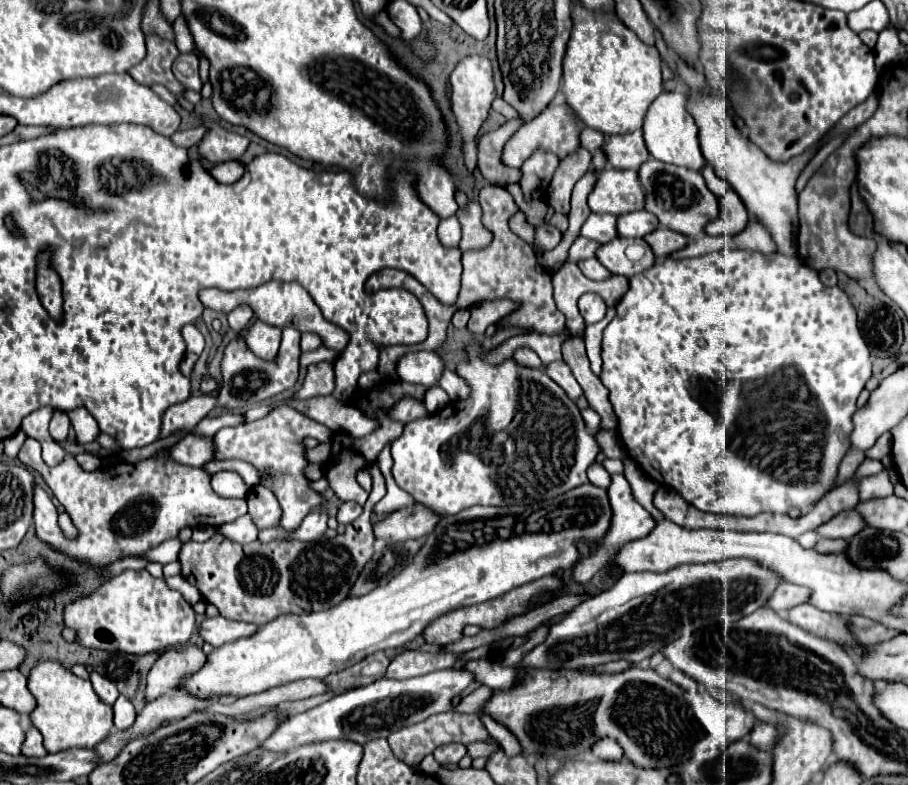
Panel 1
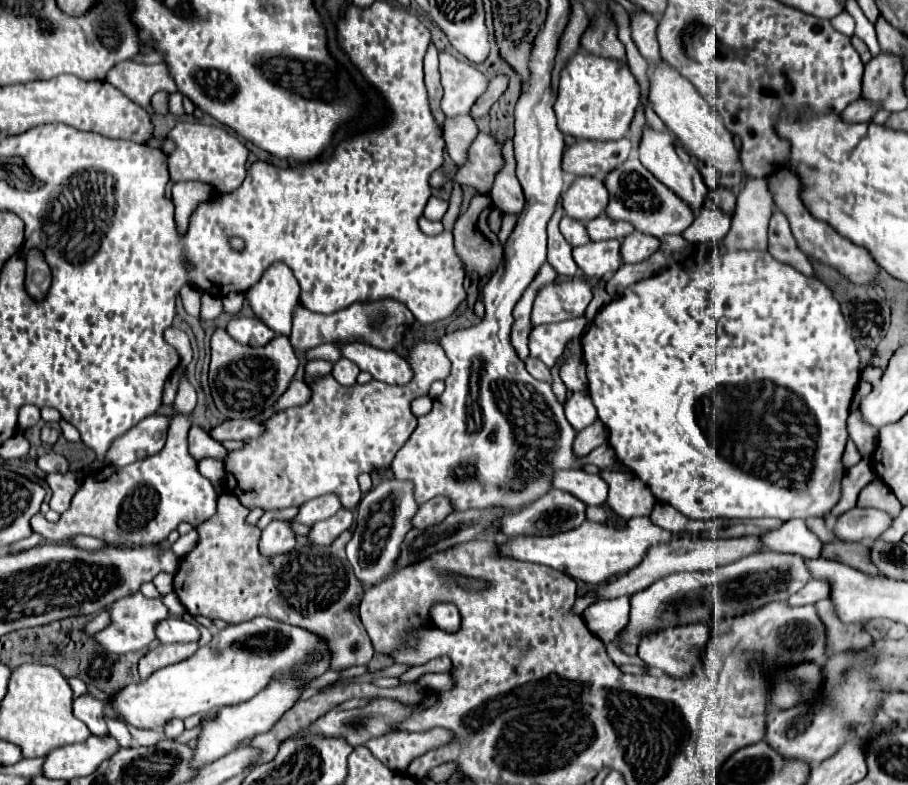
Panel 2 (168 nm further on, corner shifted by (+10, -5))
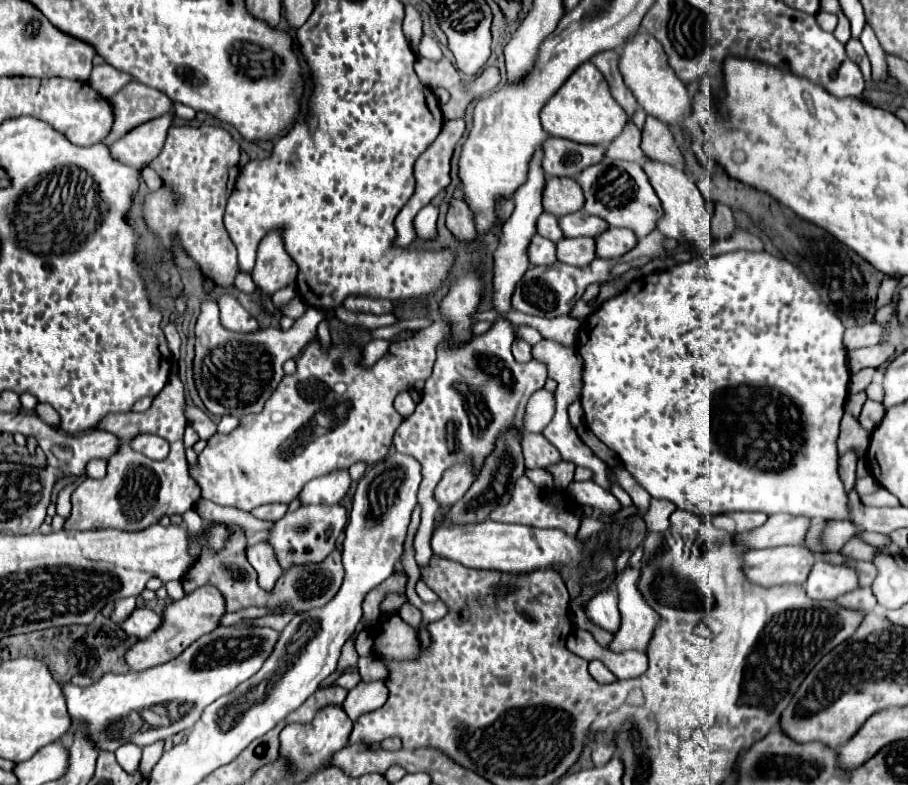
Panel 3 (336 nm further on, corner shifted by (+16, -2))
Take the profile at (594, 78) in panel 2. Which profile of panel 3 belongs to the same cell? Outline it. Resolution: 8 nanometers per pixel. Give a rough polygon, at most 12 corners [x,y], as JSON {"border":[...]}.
{"border":[[590,61],[544,105],[552,137],[606,147],[628,117]]}

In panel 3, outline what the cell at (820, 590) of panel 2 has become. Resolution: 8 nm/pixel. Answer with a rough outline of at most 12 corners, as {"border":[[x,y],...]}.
{"border":[[818,559],[806,579],[810,599],[858,589],[852,565]]}

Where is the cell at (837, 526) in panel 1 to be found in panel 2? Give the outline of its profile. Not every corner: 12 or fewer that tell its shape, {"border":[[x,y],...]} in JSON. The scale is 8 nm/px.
{"border":[[852,508],[834,524],[844,542],[876,540],[892,518],[874,508]]}

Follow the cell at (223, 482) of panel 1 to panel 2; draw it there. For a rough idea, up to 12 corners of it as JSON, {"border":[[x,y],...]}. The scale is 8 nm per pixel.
{"border":[[204,458],[200,474],[224,488],[224,462]]}

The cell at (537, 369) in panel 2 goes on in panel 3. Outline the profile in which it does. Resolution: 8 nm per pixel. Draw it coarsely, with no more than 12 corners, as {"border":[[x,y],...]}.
{"border":[[514,339],[512,353],[516,361],[532,359],[532,345]]}

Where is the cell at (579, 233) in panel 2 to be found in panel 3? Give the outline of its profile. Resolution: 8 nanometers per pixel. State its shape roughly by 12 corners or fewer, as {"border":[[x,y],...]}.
{"border":[[542,213],[536,233],[554,241],[564,237],[556,217]]}

